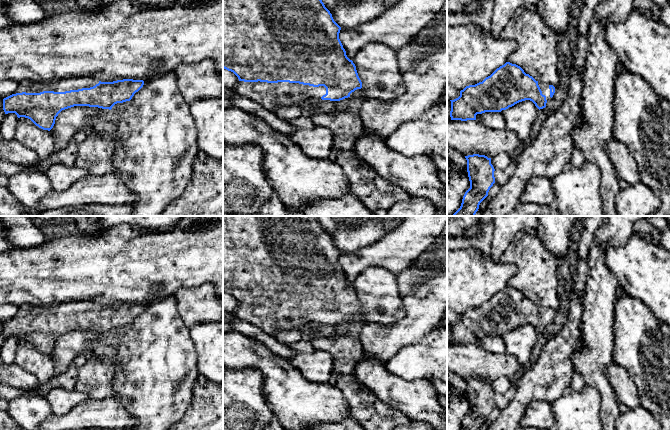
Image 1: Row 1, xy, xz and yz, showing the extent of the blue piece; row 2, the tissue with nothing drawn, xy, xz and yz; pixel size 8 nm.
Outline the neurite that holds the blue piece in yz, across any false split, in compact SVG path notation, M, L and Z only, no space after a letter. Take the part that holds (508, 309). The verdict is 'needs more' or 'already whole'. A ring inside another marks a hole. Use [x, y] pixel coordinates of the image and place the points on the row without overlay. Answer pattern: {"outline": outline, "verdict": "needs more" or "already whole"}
{"outline": "M510 286L497 292L490 300L475 309L466 310L460 315L460 320L451 325L451 344L476 344L477 338L485 336L501 336L515 328L530 324L540 334L546 331L547 325L553 321L555 311L548 307L540 307L524 294Z", "verdict": "needs more"}

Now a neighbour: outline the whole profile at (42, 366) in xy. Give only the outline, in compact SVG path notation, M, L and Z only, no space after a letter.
M25 341L18 342L14 363L33 374L40 384L47 383L56 376L53 358L48 354L39 352Z

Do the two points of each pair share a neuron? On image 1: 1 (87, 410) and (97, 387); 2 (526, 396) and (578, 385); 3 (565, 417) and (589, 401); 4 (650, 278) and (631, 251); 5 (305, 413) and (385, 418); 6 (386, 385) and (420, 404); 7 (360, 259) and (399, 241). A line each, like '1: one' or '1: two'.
1: two
2: two
3: one
4: one
5: two
6: one
7: one

